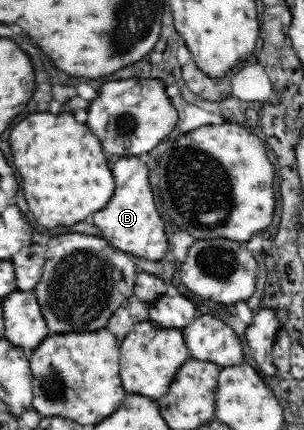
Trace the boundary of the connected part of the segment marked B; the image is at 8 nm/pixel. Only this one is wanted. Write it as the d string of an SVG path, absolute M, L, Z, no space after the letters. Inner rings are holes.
M124 157L118 163L112 165L112 173L114 173L114 181L116 181L116 193L110 199L110 203L106 205L106 209L94 213L94 225L104 233L102 237L108 243L112 243L114 247L122 249L122 252L126 251L126 253L138 255L138 257L135 257L137 260L140 257L144 257L148 261L164 259L166 253L168 253L168 241L166 241L166 233L164 233L164 221L160 219L156 203L154 203L154 197L152 197L152 187L150 187L150 181L148 181L146 163L142 163L138 157Z

